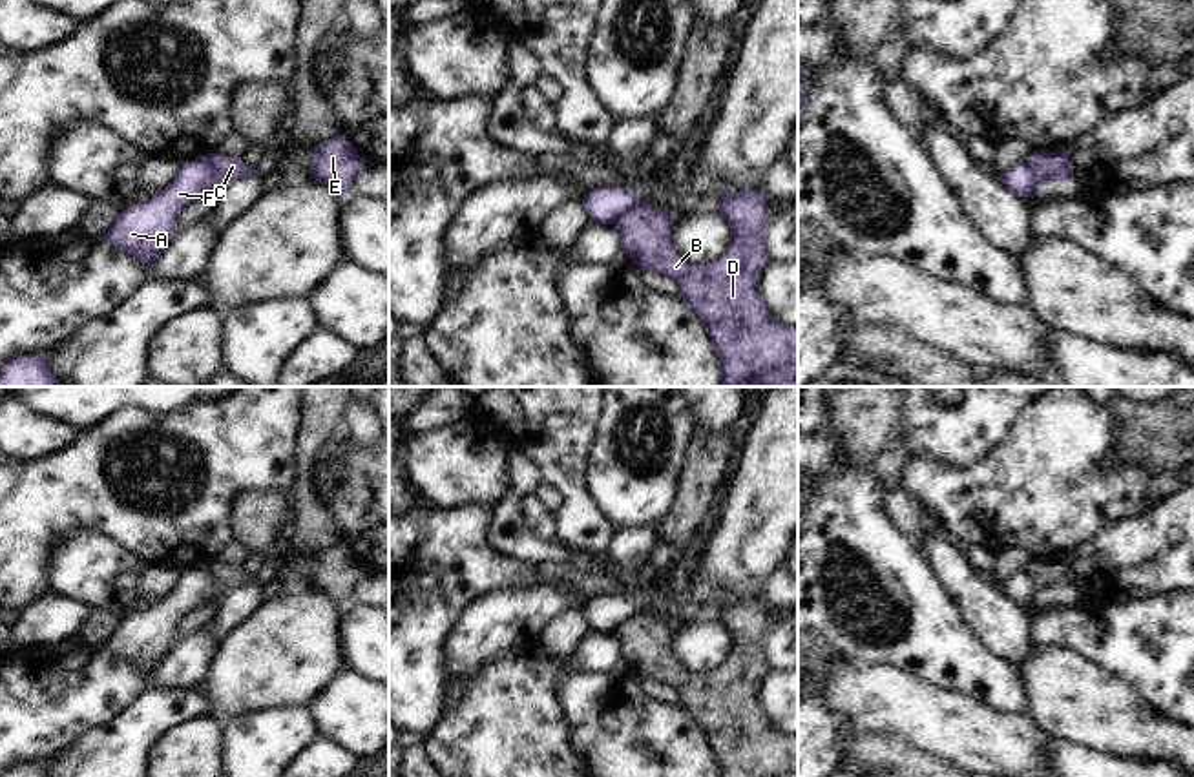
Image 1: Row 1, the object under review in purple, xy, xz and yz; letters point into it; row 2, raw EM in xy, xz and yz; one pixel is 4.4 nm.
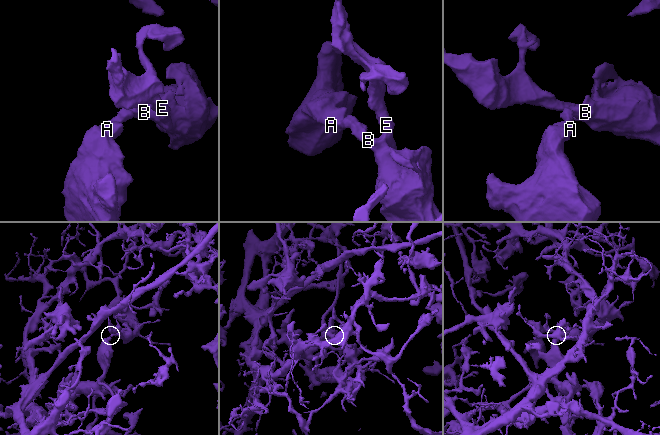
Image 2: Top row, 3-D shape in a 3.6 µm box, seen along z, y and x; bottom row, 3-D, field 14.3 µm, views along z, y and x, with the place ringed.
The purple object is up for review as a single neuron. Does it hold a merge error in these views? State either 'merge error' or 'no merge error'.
merge error

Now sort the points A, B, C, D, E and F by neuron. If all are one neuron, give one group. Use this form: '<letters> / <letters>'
A F / B C D E

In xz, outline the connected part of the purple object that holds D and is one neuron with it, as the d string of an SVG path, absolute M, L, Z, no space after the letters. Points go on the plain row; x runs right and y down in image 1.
M756 596L725 602L716 618L730 633L730 651L717 668L699 673L676 660L668 620L644 609L612 633L621 658L639 677L679 693L679 708L699 724L719 777L798 777L798 739L780 731L758 702L769 668L765 602Z

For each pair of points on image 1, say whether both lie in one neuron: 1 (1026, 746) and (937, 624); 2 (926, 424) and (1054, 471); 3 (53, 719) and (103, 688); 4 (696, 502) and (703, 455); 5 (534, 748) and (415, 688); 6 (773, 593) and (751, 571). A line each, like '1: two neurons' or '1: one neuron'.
1: two neurons
2: two neurons
3: one neuron
4: one neuron
5: two neurons
6: two neurons

